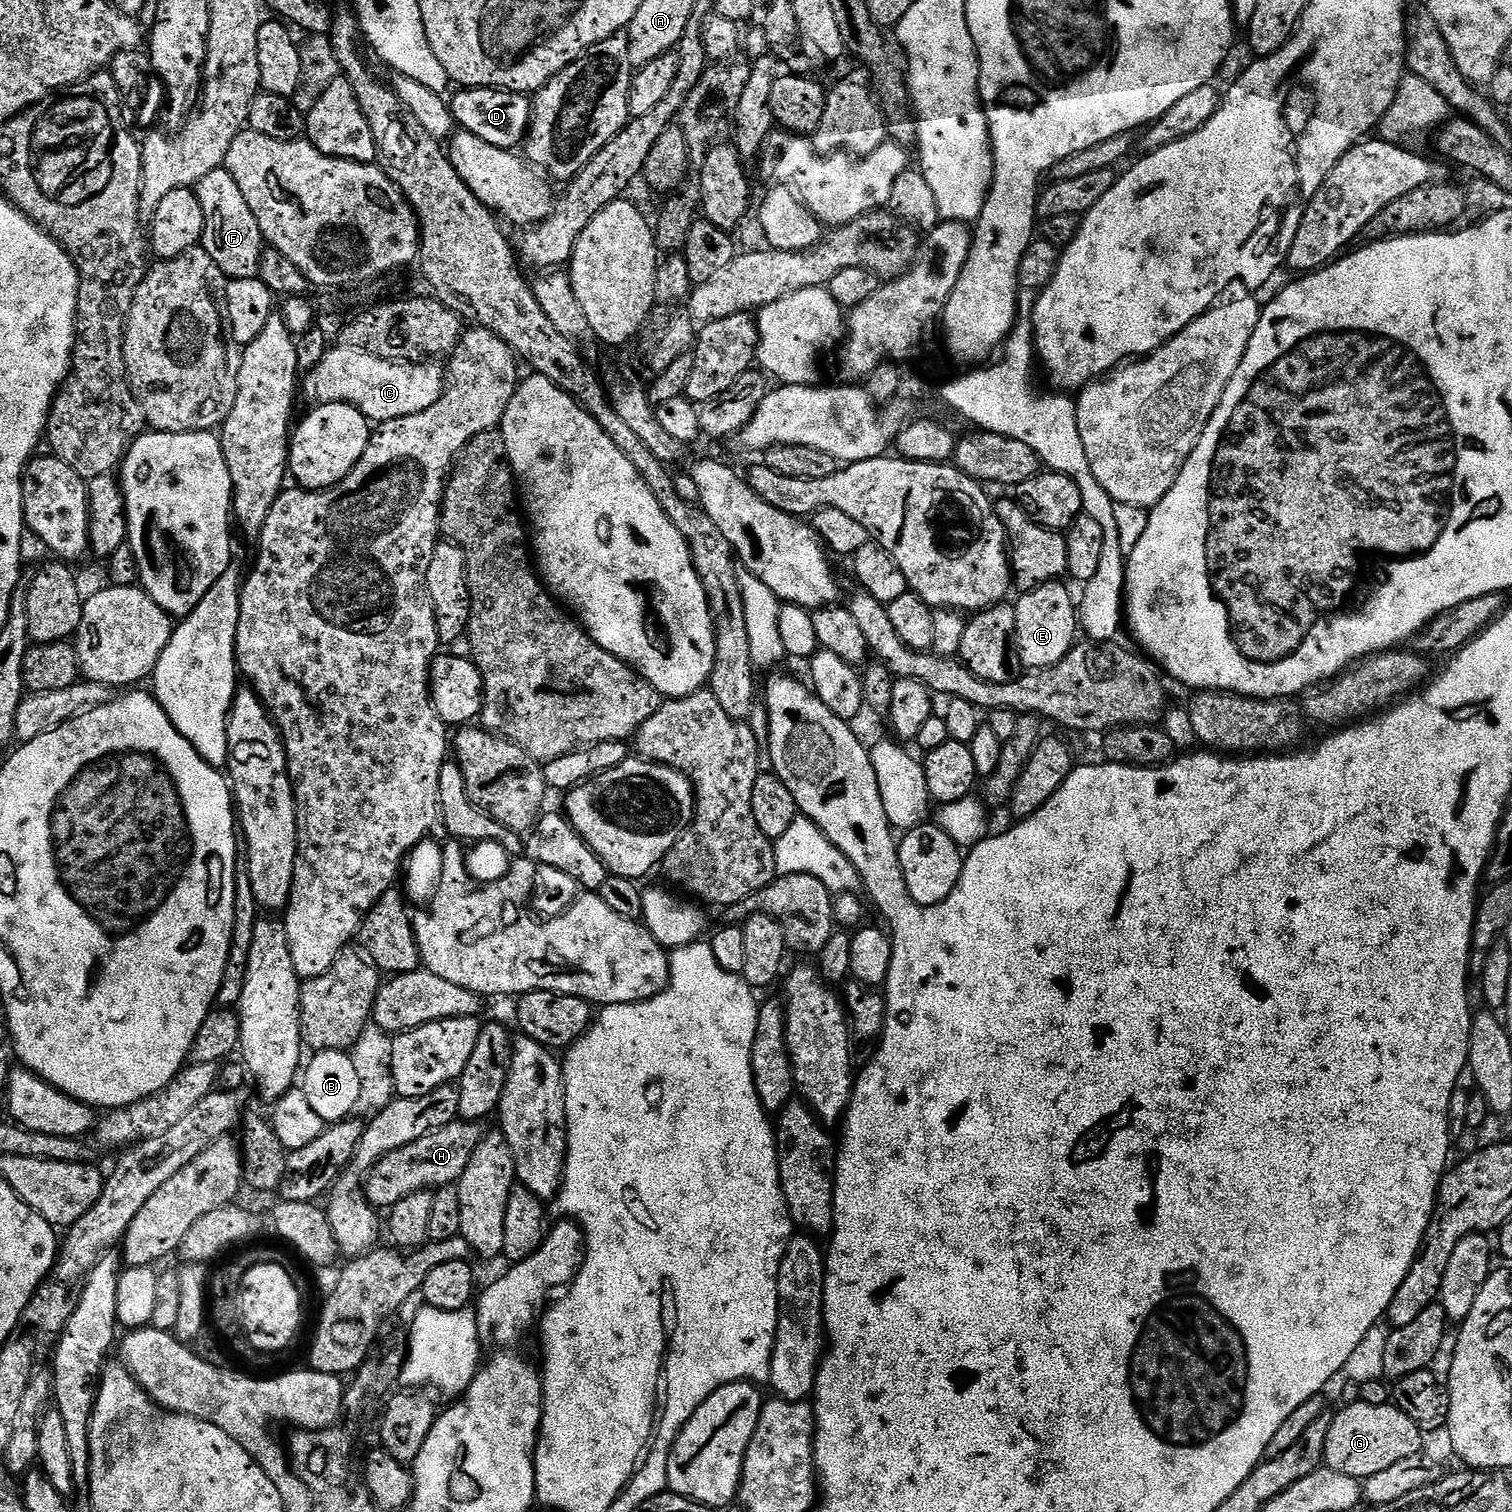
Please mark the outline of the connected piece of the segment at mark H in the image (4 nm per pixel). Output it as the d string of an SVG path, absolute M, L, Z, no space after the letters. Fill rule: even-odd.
M454 1119L446 1126L386 1154L368 1171L363 1186L365 1200L377 1210L391 1210L410 1194L435 1190L447 1184L456 1184L460 1175L470 1166L470 1158L478 1142L486 1135L485 1129L471 1120Z

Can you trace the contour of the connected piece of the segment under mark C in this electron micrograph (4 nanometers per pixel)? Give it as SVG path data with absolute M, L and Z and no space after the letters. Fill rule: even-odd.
M343 346L329 347L318 366L307 369L302 380L302 396L313 405L349 404L370 422L406 418L434 406L444 391L446 372L436 362L397 362L374 358ZM308 376L308 377L307 377Z

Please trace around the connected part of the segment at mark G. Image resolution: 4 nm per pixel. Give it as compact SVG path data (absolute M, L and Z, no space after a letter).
M1357 1400L1355 1404L1346 1404L1339 1409L1340 1413L1335 1413L1330 1422L1330 1434L1326 1434L1326 1454L1324 1455L1323 1467L1330 1470L1338 1470L1338 1474L1346 1474L1350 1478L1361 1482L1368 1480L1370 1474L1378 1474L1390 1466L1396 1465L1402 1458L1414 1458L1425 1447L1425 1433L1414 1422L1414 1418L1409 1418L1402 1414L1402 1410L1397 1408L1395 1403L1390 1402L1386 1406L1370 1406L1366 1402Z

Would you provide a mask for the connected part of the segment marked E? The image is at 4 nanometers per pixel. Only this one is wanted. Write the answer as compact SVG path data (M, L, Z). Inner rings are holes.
M1052 578L1048 584L1040 584L1037 588L1032 588L1020 601L1015 601L1016 609L1016 638L1014 641L1014 652L1018 657L1019 663L1028 670L1039 670L1049 668L1058 662L1062 662L1062 658L1066 658L1066 654L1077 643L1078 640L1078 604L1072 600L1072 592L1064 584L1059 584L1059 579Z

